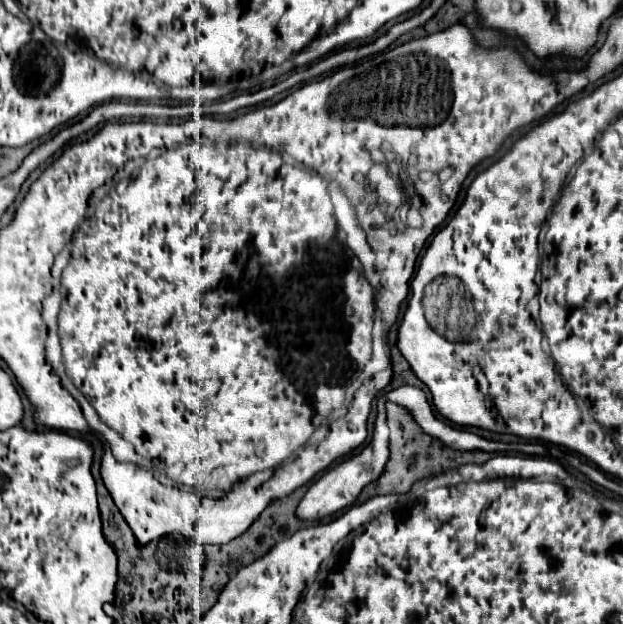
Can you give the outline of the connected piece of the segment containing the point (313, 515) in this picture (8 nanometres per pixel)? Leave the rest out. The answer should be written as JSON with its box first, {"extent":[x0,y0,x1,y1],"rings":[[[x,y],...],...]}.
{"extent":[297,409,389,521],"rings":[[[381,409],[379,411],[379,417],[375,421],[375,433],[373,433],[373,441],[359,453],[359,455],[353,455],[349,457],[349,461],[343,461],[339,465],[335,465],[333,469],[329,469],[319,481],[315,481],[309,491],[305,493],[305,497],[301,499],[299,507],[297,507],[297,517],[301,521],[315,521],[315,519],[323,519],[323,517],[329,517],[345,507],[351,507],[359,493],[363,491],[365,485],[369,485],[371,481],[379,479],[385,465],[387,465],[387,459],[389,459],[389,429],[387,429],[387,417],[385,417],[385,411]]]}

